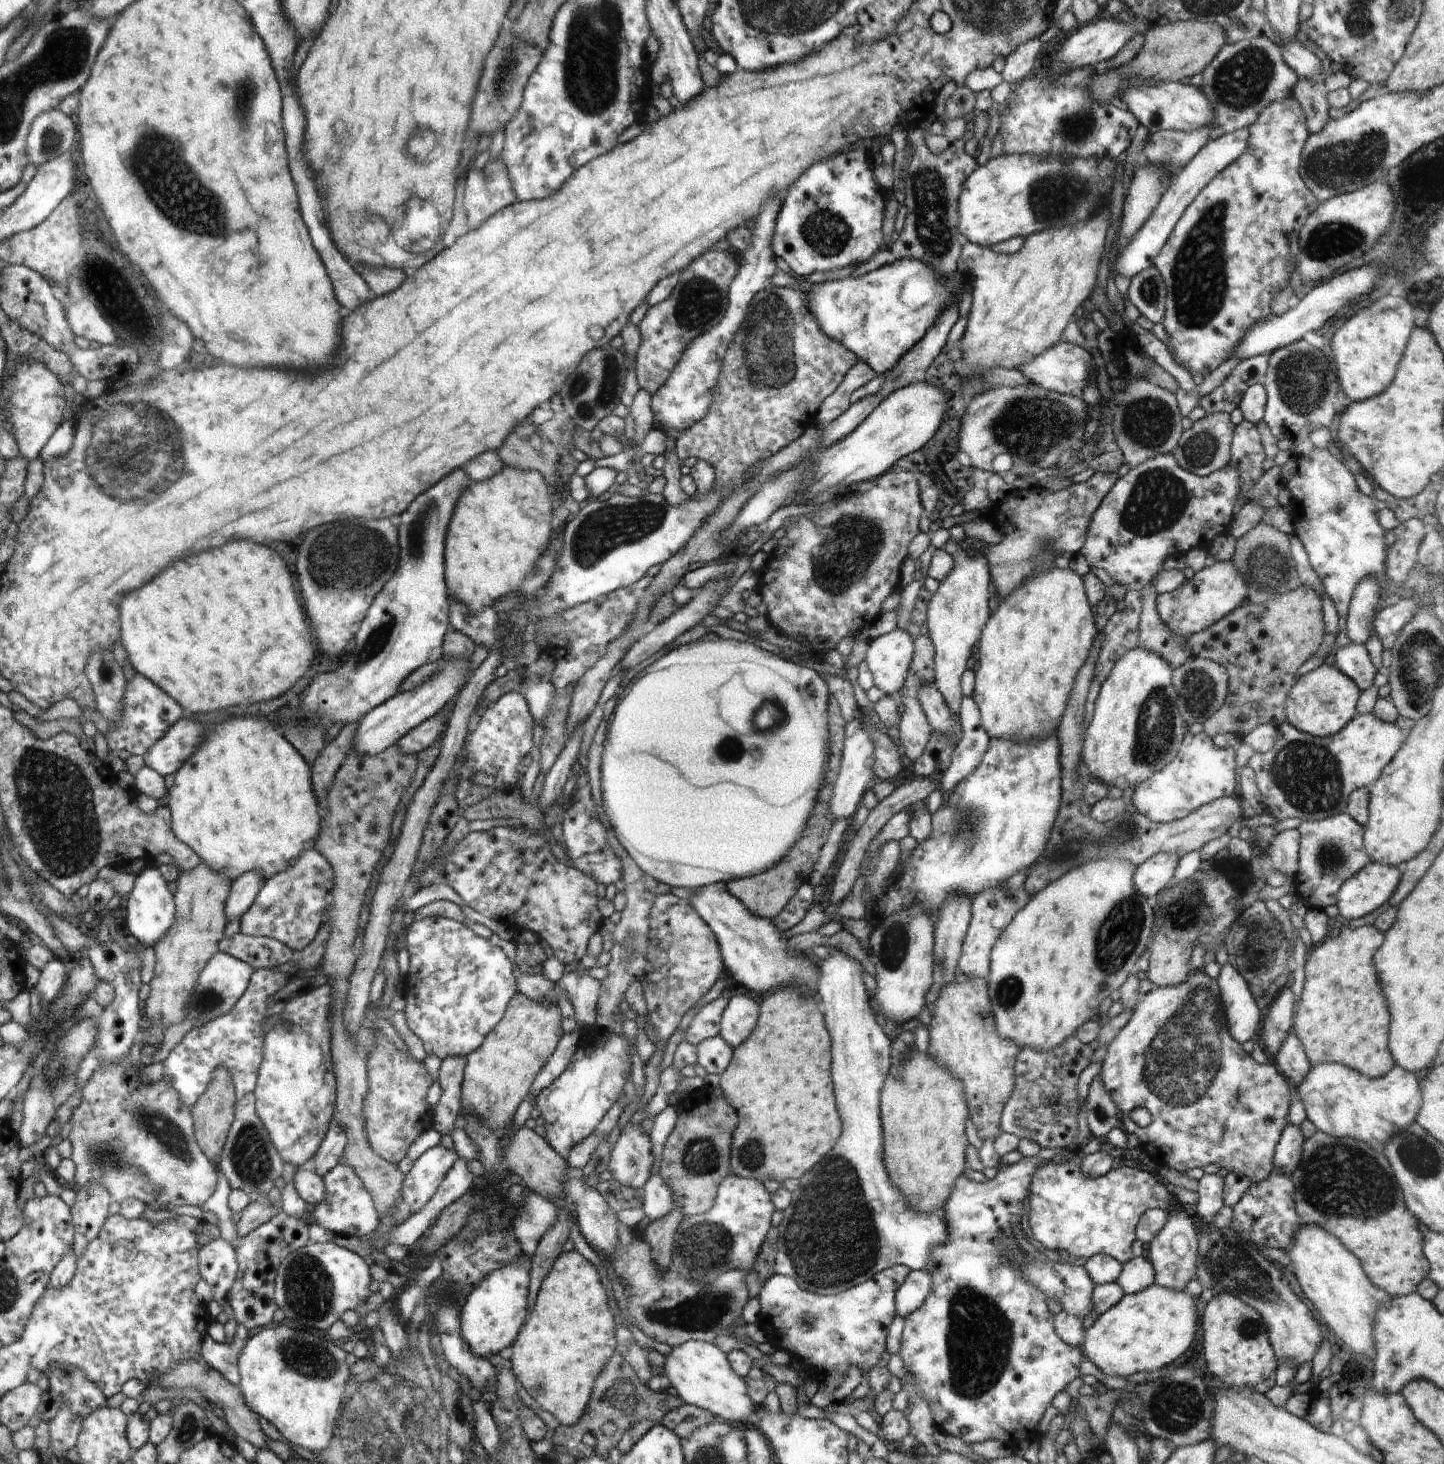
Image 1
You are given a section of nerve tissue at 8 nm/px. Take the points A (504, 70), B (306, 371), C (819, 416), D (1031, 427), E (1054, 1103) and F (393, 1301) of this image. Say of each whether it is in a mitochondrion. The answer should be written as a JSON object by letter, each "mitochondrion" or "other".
{"A":"mitochondrion","B":"other","C":"other","D":"mitochondrion","E":"mitochondrion","F":"other"}

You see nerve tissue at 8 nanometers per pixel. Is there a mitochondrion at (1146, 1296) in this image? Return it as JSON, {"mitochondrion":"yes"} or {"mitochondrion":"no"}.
{"mitochondrion":"no"}

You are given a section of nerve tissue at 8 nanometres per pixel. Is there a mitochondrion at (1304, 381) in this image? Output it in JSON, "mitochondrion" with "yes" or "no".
{"mitochondrion":"yes"}

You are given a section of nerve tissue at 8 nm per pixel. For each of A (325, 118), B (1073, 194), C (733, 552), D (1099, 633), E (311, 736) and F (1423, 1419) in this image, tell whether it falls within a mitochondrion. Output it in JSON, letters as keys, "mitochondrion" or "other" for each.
{"A":"other","B":"mitochondrion","C":"other","D":"other","E":"mitochondrion","F":"other"}

